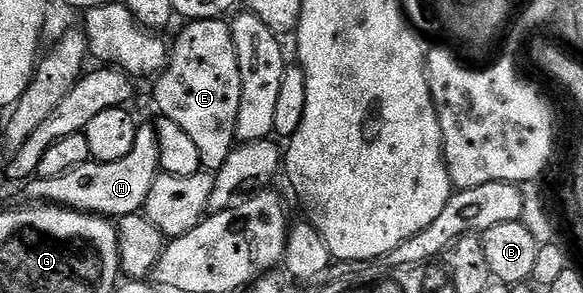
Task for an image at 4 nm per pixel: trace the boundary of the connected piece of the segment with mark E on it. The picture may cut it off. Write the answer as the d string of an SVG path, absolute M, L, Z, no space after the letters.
M206 18L205 20L191 20L175 42L170 43L167 56L167 67L162 74L154 79L155 106L162 117L173 120L181 132L188 134L197 144L197 152L201 152L203 170L214 172L220 170L229 160L232 150L237 143L237 111L241 109L241 68L237 68L237 48L233 48L233 36L230 25L223 18Z

